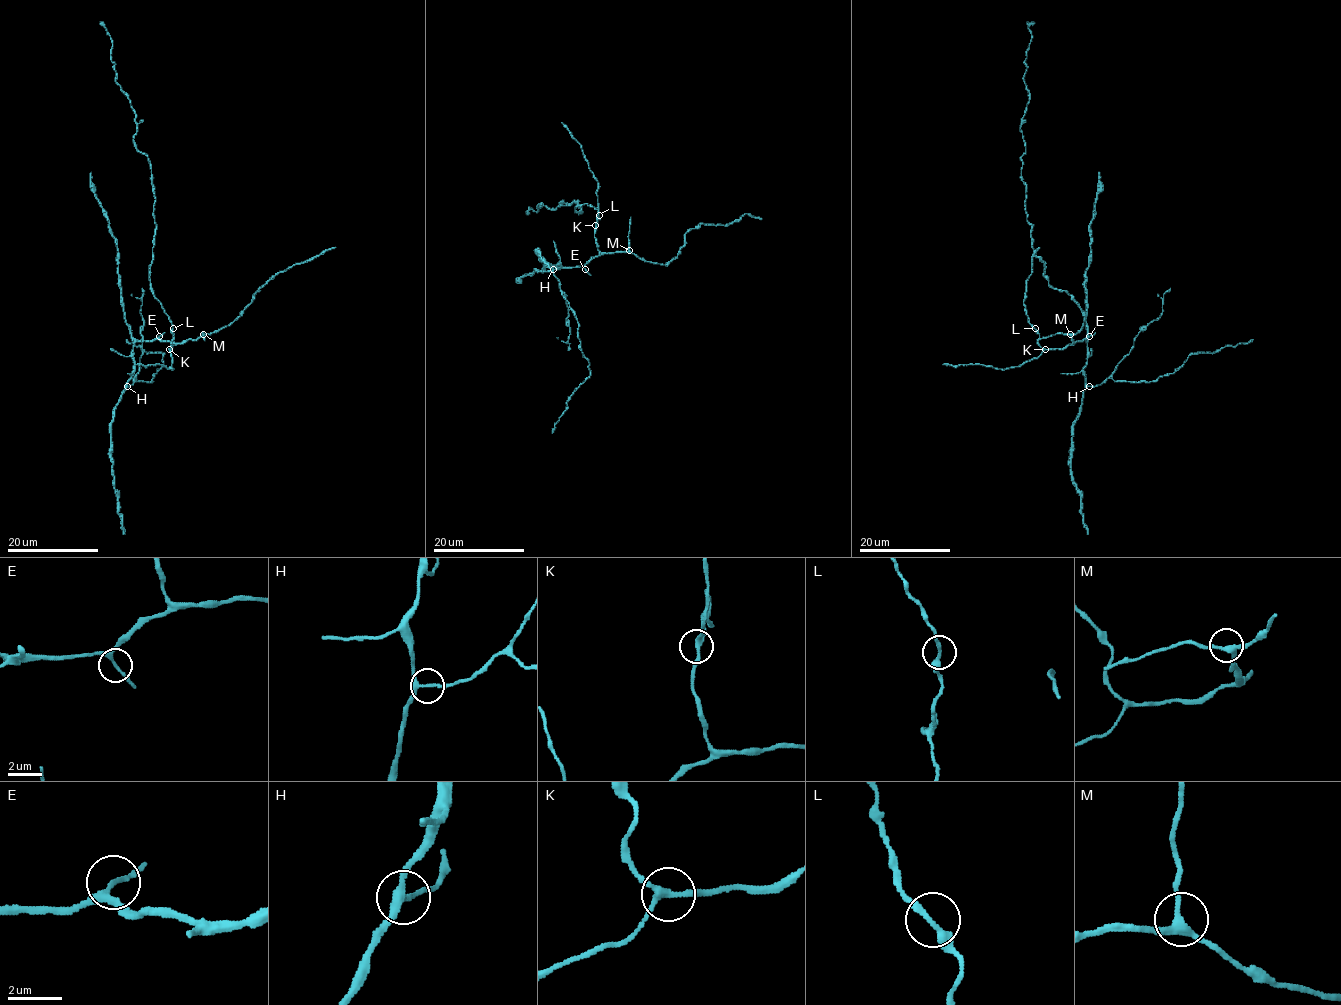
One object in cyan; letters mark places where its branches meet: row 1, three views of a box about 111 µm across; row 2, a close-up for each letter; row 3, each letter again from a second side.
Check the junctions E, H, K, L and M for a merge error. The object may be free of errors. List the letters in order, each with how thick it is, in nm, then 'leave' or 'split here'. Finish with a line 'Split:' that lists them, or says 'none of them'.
E: calibre 160 nm; leave
H: calibre 220 nm; leave
K: calibre 240 nm; leave
L: calibre 240 nm; leave
M: calibre 280 nm; leave
Split: none of them

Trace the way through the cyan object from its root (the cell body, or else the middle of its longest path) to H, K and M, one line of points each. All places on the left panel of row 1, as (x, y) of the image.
H: (173, 328), (169, 349), (172, 343), (158, 339), (137, 340), (134, 344), (134, 368), (127, 386)
K: (173, 328), (169, 349)
M: (173, 328), (169, 349), (174, 344), (198, 339), (203, 334)

